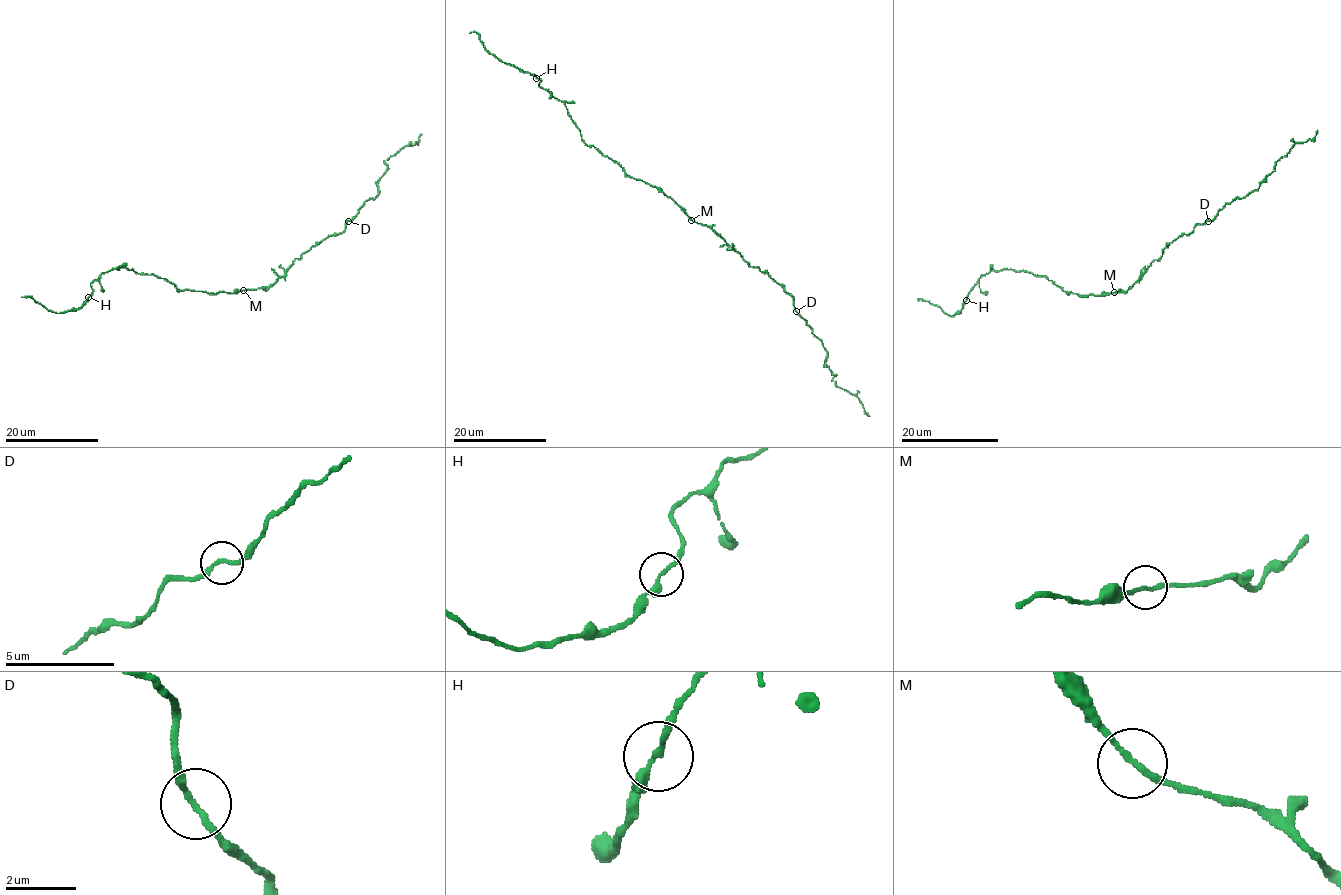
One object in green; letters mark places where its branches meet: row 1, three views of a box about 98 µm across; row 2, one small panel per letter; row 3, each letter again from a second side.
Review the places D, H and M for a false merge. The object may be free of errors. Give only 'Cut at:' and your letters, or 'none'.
Cut at: none

